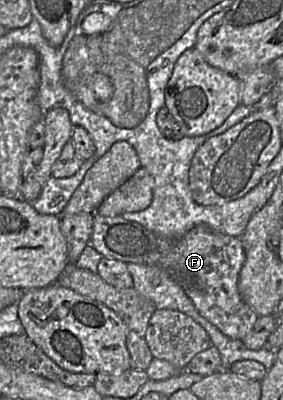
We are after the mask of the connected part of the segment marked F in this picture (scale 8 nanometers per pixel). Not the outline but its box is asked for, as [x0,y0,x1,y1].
[90,214,259,341]

